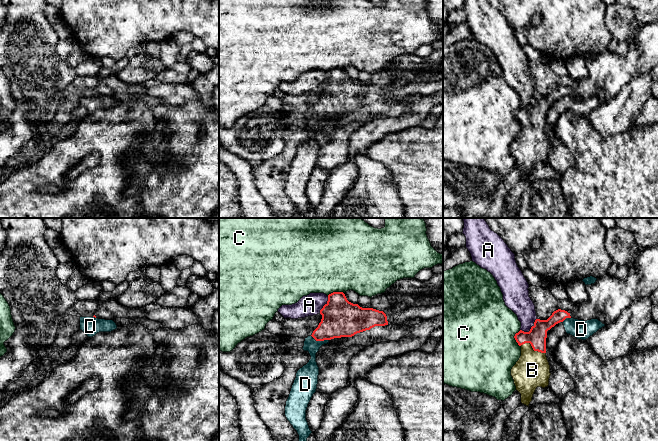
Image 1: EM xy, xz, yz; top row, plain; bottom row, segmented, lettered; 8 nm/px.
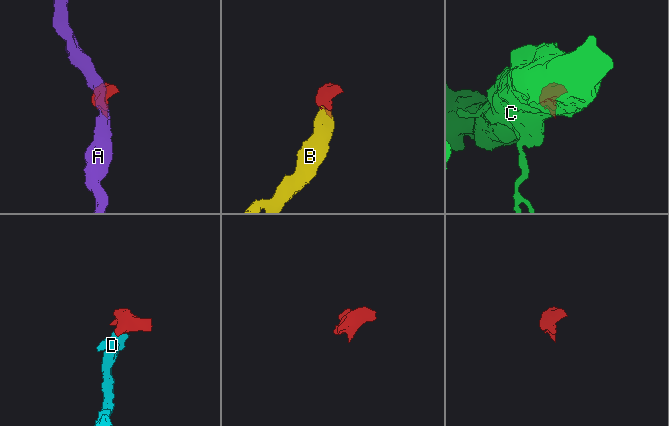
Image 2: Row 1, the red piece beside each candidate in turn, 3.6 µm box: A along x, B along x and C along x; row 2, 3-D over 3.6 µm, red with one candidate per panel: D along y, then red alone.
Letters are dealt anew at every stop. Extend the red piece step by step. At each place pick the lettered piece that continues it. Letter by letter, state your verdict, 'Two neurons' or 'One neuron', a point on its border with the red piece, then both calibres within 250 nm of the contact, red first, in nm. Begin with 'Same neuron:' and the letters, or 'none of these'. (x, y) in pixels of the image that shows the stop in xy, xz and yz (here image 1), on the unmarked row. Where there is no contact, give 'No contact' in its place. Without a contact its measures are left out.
Same neuron: B
A: Two neurons. Touches red at yz (530, 105). Thickness 150 nm (red) against 180 nm
B: One neuron. Touches red at yz (532, 123). Thickness 150 nm (red) against 280 nm
C: Two neurons. Touches red at yz (514, 113). Thickness 150 nm (red) against 500 nm
D: Two neurons. Touches red at xz (320, 116). Thickness 300 nm (red) against 120 nm

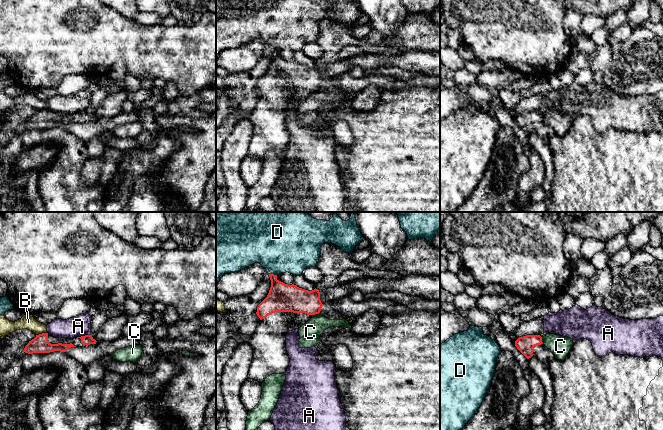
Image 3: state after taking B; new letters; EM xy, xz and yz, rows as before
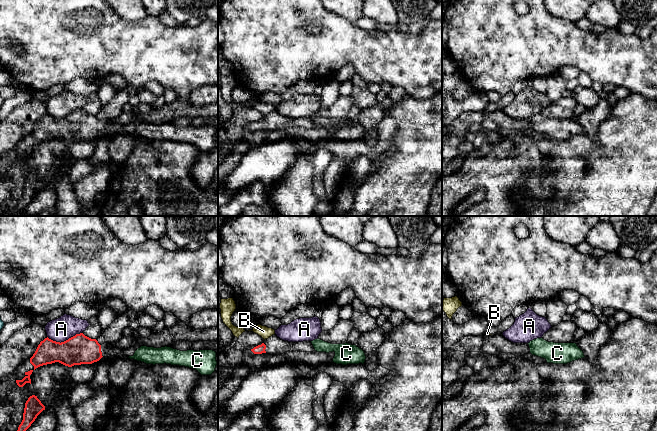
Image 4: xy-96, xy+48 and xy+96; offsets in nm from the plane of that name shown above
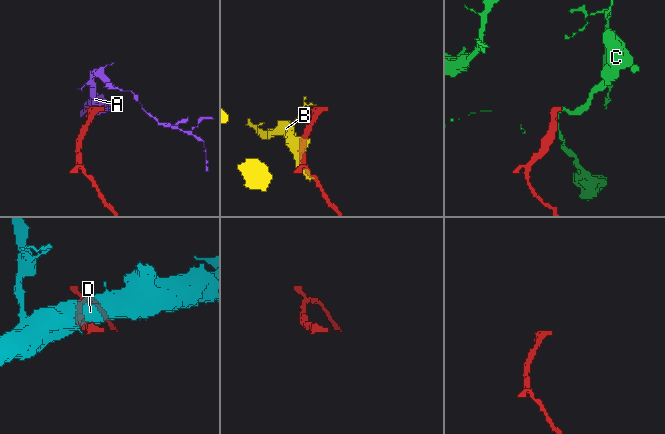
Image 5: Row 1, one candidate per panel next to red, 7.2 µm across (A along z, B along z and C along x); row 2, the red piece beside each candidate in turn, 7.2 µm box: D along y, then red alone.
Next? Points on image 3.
Same neuron: none of these
A: Two neurons. Touches red at xy (83, 112). Thickness 80 nm (red) against 160 nm
B: Two neurons. Touches red at xy (42, 109). Thickness 140 nm (red) against 110 nm
C: Two neurons. Touches red at yz (541, 116). Thickness 140 nm (red) against 160 nm
D: Two neurons. Touches red at xz (273, 50). Thickness 220 nm (red) against 400 nm

